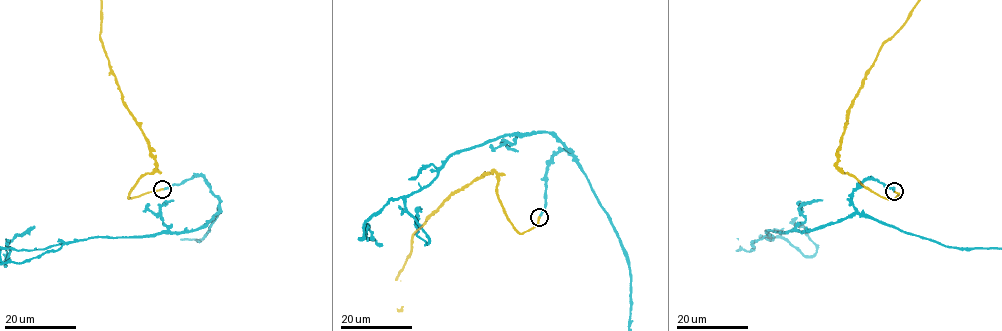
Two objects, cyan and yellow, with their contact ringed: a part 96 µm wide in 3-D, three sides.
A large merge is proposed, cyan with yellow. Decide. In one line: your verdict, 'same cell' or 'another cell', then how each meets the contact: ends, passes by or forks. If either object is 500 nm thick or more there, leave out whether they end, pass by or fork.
same cell | cyan ends | yellow ends

